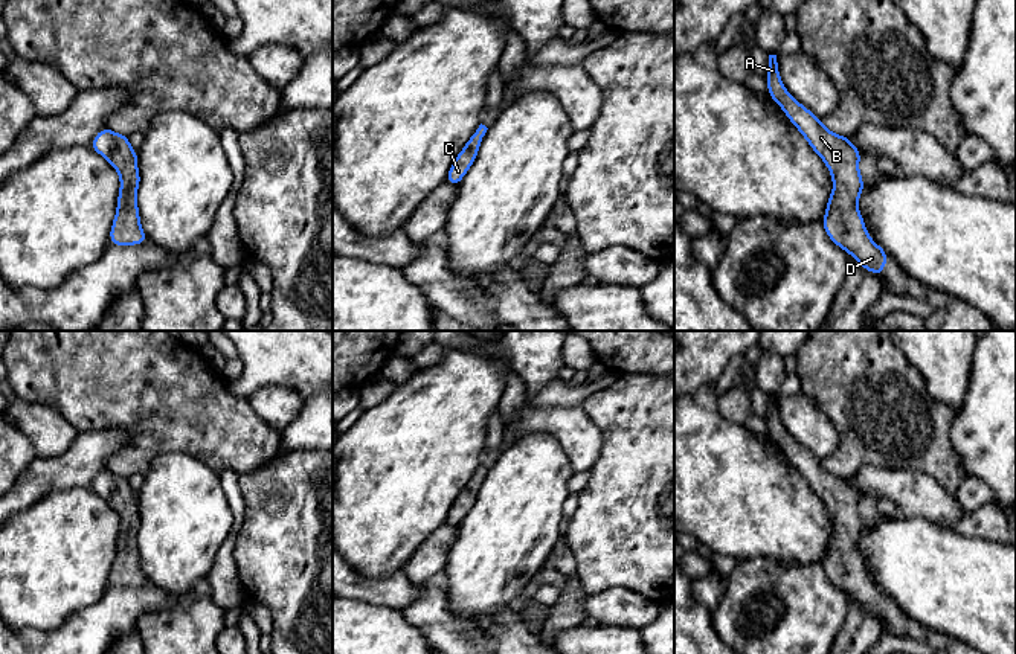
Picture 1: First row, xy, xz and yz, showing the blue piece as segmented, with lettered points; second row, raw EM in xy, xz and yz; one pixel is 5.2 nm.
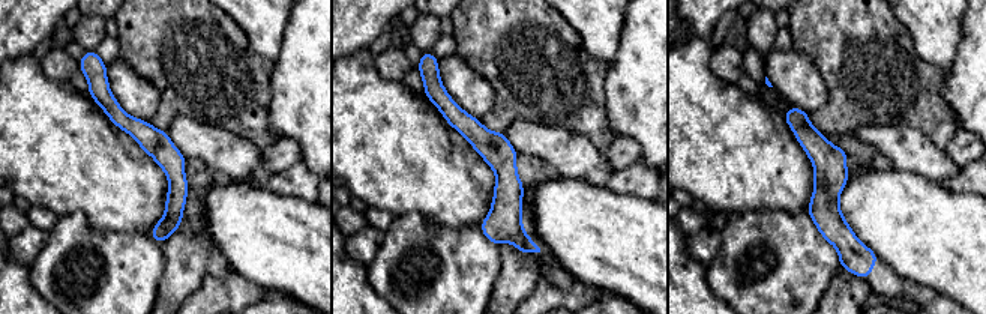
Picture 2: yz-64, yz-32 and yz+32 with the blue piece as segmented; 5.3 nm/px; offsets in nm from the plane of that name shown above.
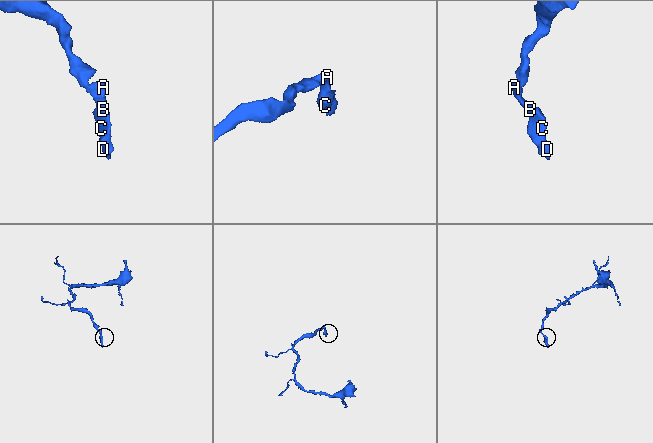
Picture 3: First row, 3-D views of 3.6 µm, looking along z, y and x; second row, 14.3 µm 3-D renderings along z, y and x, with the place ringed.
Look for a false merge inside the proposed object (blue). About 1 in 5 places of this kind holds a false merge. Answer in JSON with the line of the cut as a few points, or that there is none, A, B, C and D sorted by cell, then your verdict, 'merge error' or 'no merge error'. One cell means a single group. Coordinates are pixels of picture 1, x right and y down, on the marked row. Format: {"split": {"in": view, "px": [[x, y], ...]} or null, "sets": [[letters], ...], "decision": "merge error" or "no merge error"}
{"split": null, "sets": [["A", "B", "C", "D"]], "decision": "no merge error"}

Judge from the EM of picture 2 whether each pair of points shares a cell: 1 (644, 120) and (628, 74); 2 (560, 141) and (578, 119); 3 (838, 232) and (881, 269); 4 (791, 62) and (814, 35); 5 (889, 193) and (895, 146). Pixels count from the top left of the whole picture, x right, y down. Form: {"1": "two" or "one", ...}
{"1": "one", "2": "two", "3": "one", "4": "two", "5": "two"}

